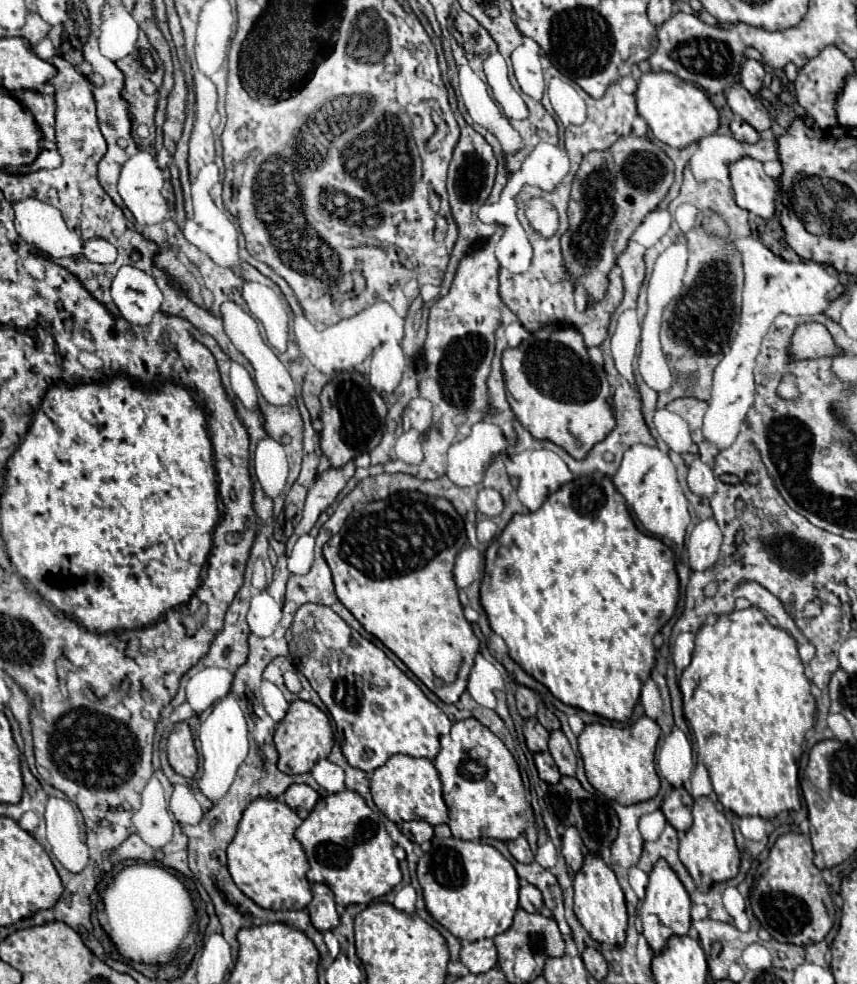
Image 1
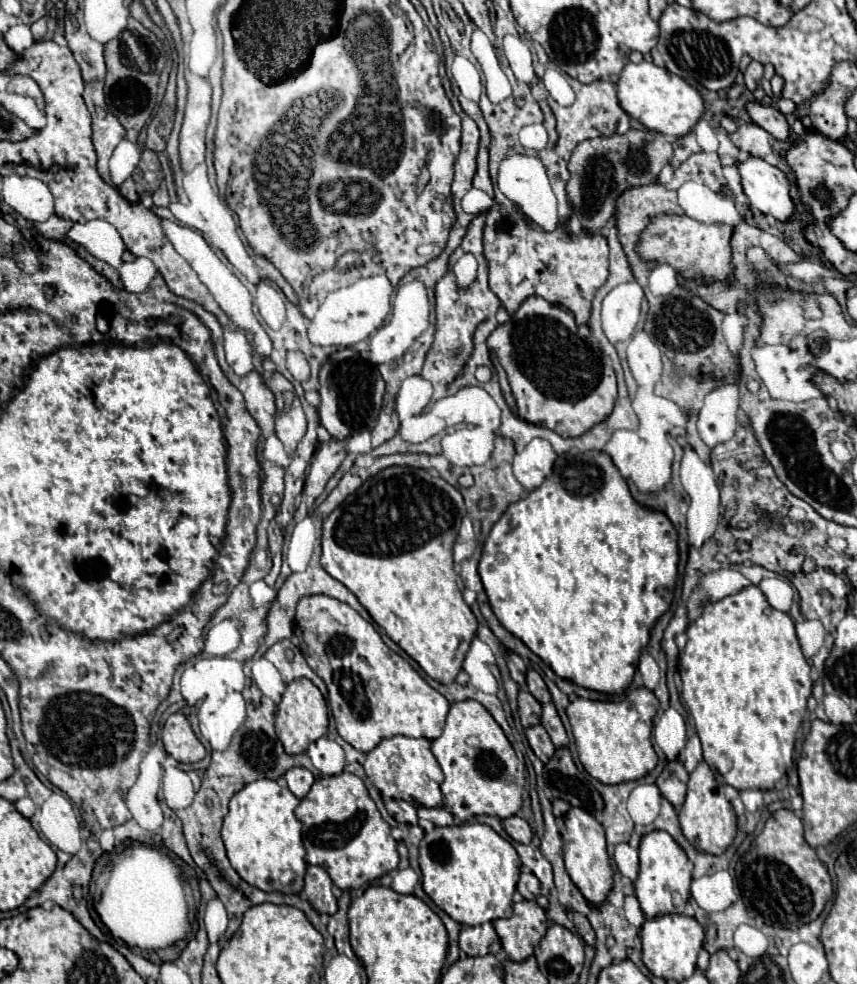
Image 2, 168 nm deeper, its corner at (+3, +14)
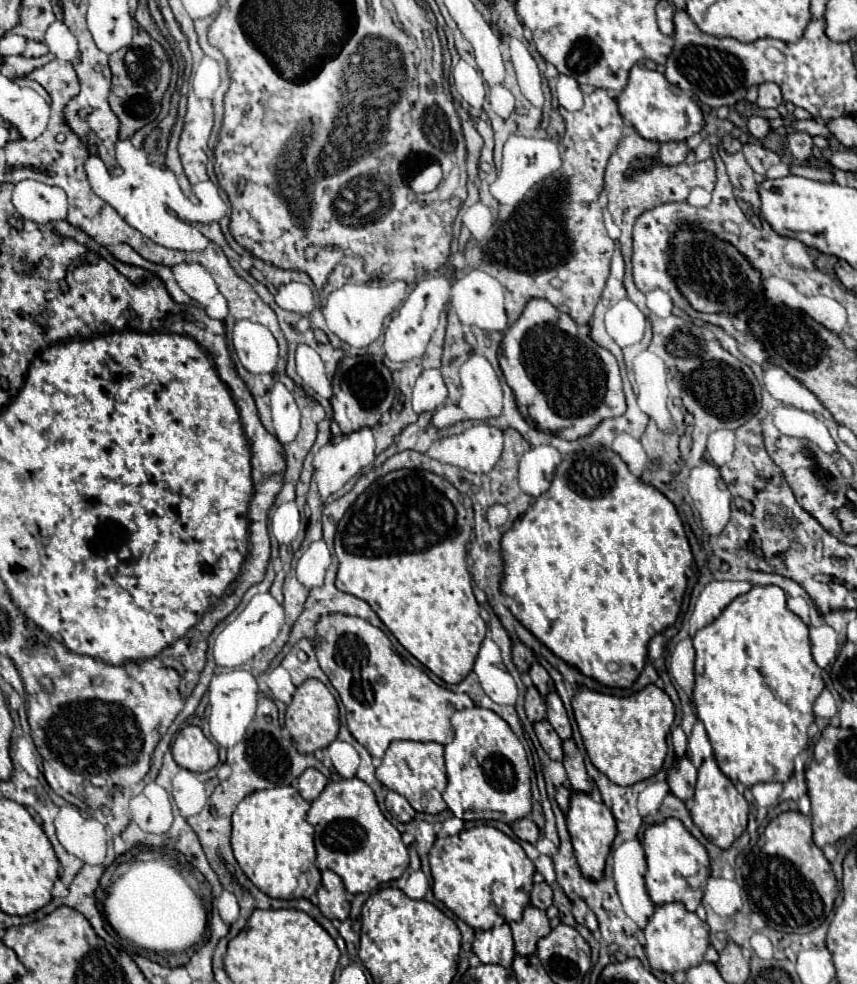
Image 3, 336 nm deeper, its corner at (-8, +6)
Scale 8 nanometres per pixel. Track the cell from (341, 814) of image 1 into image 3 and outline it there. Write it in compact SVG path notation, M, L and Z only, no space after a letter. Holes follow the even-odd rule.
M357 777L329 781L311 803L307 821L315 827L317 867L321 871L335 871L353 895L371 893L381 883L399 879L409 865L409 853L401 841L401 833L381 813L371 787Z

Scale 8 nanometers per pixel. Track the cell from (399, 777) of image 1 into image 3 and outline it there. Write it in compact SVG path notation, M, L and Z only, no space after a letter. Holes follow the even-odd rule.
M393 741L383 755L383 763L377 769L377 779L391 791L397 791L407 801L413 801L413 809L419 813L437 815L447 809L441 793L447 785L445 759L441 743L417 743L417 741Z

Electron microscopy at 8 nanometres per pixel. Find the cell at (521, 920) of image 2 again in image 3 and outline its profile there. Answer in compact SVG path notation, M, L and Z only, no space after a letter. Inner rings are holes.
M527 905L523 911L521 923L511 923L511 931L515 939L515 951L519 955L529 955L537 951L537 941L549 935L551 927L545 911L533 905Z

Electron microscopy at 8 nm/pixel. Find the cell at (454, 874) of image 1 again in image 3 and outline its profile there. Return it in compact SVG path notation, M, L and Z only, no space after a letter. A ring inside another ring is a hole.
M477 825L451 837L439 837L429 851L429 863L433 873L433 895L473 929L491 929L493 925L519 921L523 909L529 905L535 865L525 857L525 851L517 841L509 839L495 827Z

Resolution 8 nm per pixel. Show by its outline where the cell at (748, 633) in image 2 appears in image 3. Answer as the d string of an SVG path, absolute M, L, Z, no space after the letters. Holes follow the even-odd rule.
M755 585L749 593L735 597L713 623L695 633L693 647L697 651L693 703L711 739L719 769L745 787L761 781L785 783L793 773L793 759L809 741L807 727L815 719L813 703L825 687L821 669L811 657L809 629L787 609L785 591L777 585Z

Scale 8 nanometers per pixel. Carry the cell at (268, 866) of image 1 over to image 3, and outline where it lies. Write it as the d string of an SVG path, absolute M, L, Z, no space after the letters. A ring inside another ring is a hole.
M287 785L247 795L233 813L233 855L251 883L273 899L293 899L301 875L305 875L309 883L305 897L309 897L321 883L321 873L315 867L313 827L305 819L307 811L309 803L295 787Z

